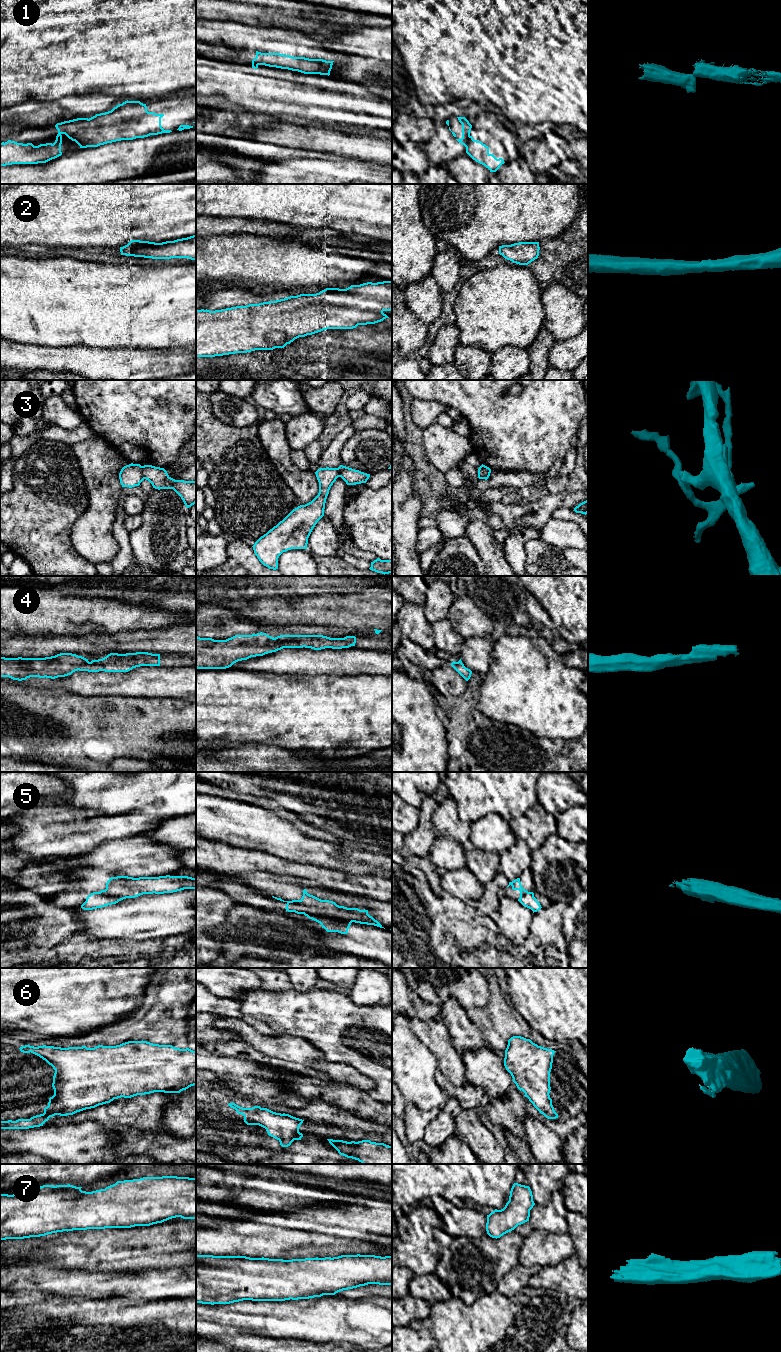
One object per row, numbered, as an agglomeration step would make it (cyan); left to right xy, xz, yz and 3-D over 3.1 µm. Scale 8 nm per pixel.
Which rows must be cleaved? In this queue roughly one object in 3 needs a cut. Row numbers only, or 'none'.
1, 3, 5

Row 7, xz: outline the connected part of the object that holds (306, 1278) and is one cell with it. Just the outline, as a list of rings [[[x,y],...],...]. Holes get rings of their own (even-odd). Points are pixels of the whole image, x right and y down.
[[[196,1255],[196,1303],[309,1299],[368,1284],[392,1285],[392,1256],[283,1260]]]

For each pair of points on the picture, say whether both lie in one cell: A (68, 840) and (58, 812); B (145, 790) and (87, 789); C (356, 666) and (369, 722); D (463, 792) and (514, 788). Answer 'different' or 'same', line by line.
A: same
B: same
C: different
D: same

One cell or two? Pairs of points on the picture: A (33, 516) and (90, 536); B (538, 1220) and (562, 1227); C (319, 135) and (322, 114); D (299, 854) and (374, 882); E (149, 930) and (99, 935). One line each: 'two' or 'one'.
A: two
B: one
C: two
D: two
E: one

